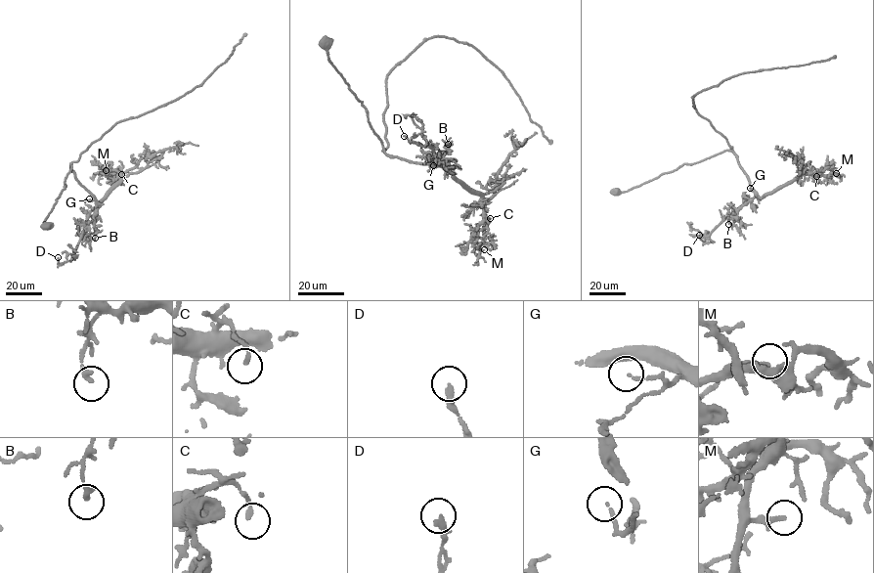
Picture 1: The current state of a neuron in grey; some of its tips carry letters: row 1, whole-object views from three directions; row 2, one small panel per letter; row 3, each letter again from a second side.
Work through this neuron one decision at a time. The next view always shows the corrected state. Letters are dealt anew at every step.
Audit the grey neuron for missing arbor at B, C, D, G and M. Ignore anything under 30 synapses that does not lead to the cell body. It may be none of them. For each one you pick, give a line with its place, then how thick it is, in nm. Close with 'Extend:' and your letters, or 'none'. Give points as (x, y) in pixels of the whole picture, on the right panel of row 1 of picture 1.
Extend: none

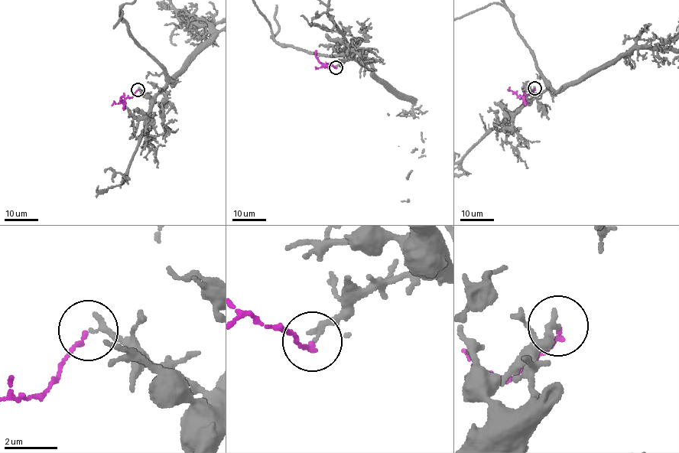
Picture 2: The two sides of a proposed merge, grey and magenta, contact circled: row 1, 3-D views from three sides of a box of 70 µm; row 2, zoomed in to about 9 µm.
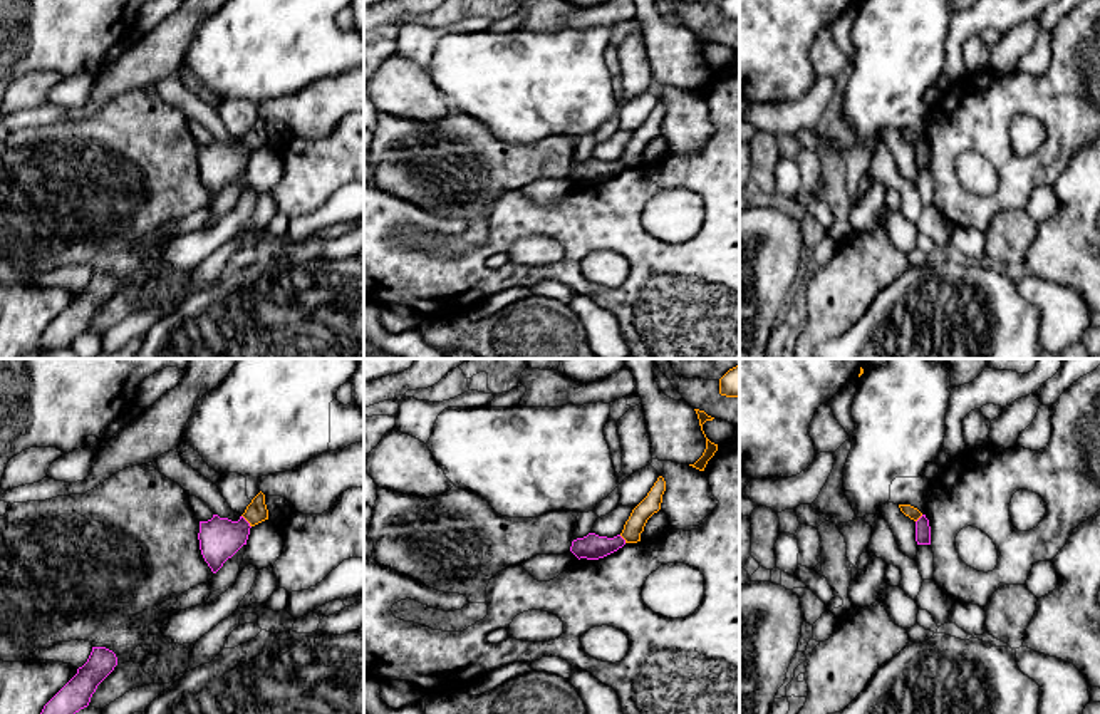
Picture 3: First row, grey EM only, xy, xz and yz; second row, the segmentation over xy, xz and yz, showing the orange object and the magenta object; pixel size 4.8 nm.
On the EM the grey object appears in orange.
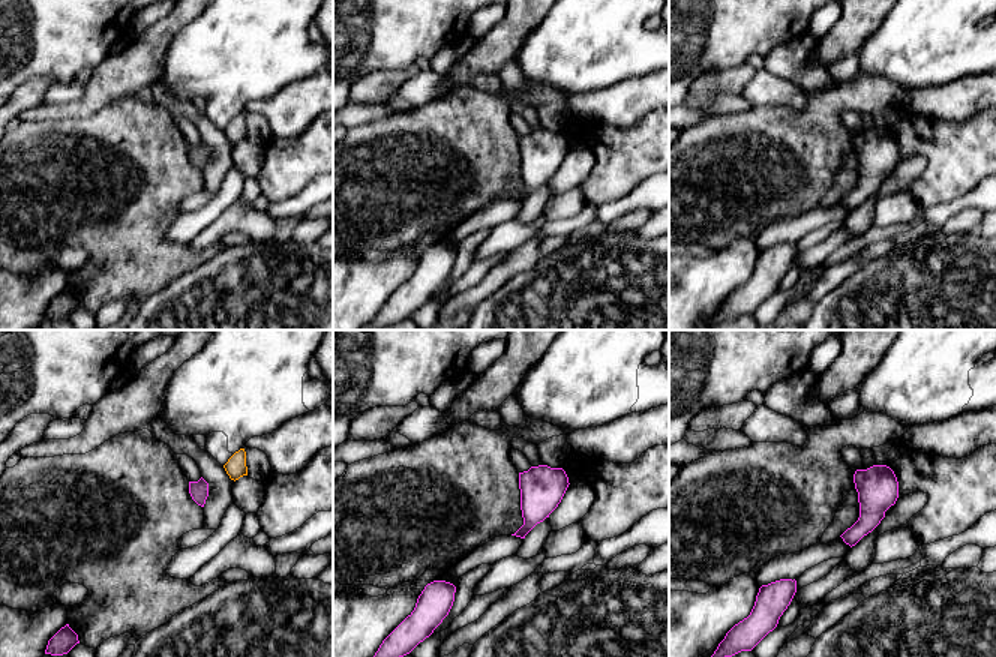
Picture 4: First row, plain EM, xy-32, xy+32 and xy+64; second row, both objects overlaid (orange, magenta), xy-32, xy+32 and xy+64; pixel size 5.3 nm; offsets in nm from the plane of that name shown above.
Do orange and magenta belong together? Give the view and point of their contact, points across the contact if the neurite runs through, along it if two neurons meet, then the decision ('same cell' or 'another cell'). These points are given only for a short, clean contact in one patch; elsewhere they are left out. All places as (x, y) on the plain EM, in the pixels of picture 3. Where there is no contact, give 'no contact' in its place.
meets orange in xy at (247, 144); border along xy (242, 139), (250, 151); another cell

